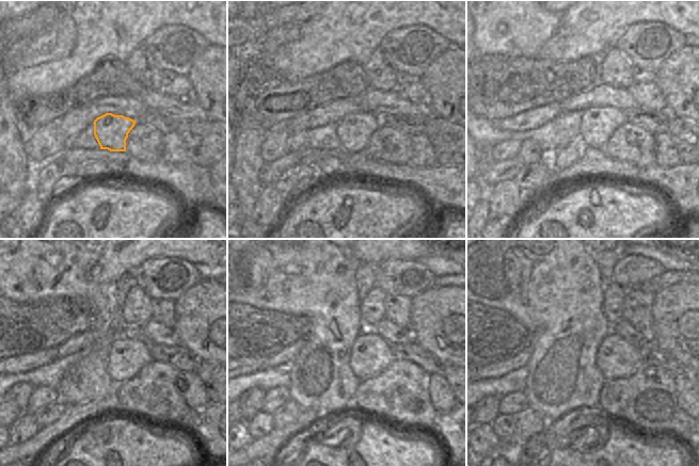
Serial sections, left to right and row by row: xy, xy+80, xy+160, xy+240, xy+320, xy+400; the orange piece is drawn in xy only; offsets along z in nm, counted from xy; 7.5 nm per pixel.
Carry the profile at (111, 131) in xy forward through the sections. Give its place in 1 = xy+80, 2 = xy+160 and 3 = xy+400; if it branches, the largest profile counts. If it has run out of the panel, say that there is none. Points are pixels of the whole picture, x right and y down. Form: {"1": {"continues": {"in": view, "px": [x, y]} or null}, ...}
{"1": {"continues": {"in": "xy+80", "px": [354, 129]}}, "2": {"continues": {"in": "xy+160", "px": [598, 124]}}, "3": {"continues": {"in": "xy+400", "px": [616, 358]}}}

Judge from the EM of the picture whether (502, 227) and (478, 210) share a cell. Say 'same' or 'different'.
different

